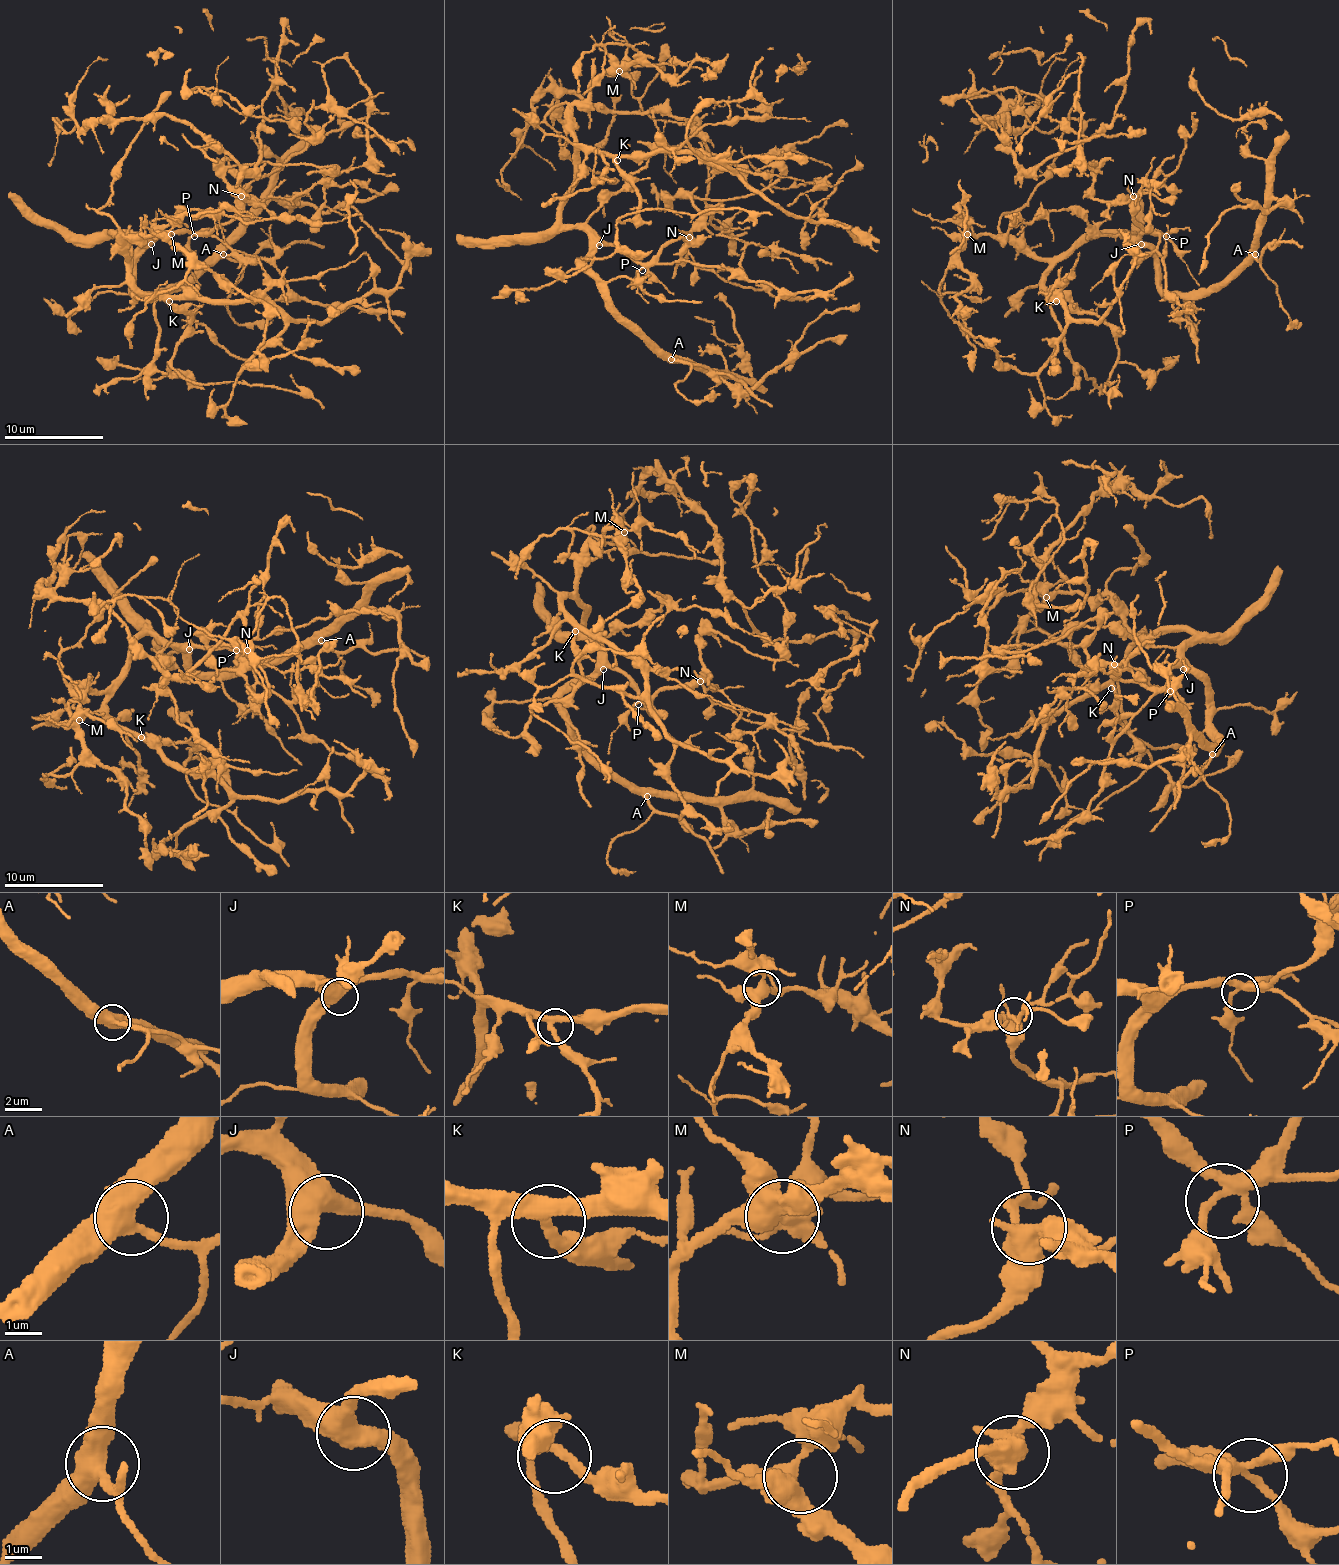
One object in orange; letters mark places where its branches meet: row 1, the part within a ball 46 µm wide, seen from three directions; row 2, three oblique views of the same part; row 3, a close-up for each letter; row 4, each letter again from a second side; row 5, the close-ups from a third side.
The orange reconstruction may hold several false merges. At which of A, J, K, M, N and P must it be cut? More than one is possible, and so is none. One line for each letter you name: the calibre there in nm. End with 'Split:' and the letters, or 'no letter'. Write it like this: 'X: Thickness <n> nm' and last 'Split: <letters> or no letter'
Split: no letter

